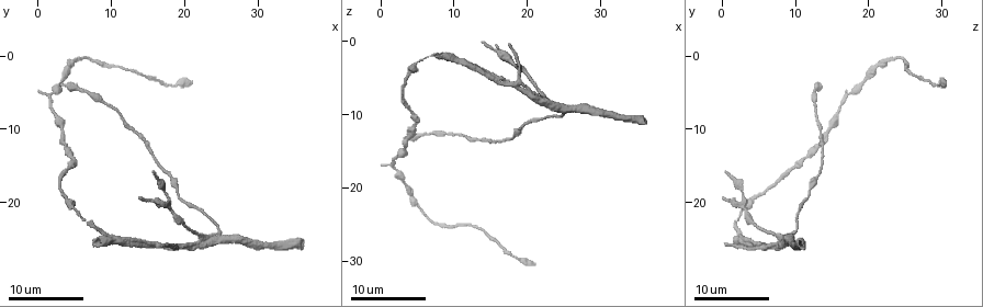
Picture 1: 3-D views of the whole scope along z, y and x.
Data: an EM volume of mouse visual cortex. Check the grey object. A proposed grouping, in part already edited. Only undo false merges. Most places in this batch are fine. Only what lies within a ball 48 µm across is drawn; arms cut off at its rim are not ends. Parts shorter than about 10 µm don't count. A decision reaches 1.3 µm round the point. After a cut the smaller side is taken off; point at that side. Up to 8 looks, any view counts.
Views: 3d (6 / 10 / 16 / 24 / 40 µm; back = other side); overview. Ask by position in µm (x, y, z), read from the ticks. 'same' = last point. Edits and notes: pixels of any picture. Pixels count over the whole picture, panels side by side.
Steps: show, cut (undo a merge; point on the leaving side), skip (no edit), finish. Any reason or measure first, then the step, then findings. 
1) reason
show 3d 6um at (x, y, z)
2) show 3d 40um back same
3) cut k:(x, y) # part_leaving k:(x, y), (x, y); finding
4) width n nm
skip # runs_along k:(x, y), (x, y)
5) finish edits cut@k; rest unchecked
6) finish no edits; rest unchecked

sudden change in width
show 3d 6um at (14.5, 3.0, 26.5)

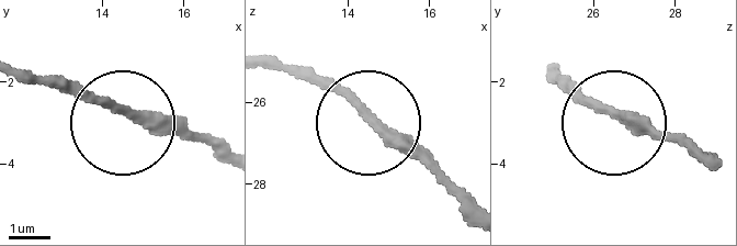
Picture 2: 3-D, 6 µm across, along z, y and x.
show 3d 6um back at (14.50, 2.70, 26.30)

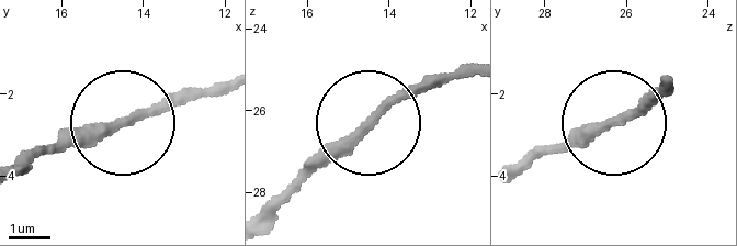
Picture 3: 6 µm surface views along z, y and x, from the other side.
skip # runs_along 3:(469, 78), (396, 96), (294, 190); one neuron here

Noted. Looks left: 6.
calibre changes
show 3d 6um at (11.5, 9.0, 13.0)

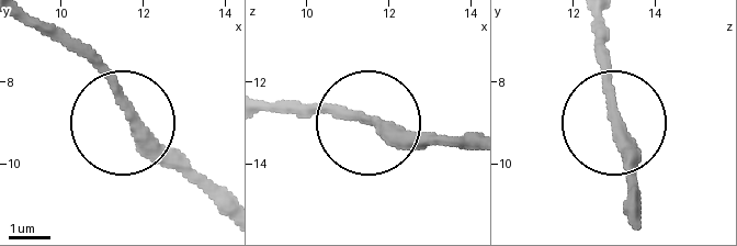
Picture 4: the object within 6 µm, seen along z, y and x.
show 3d 6um back at (11.70, 8.85, 12.95)

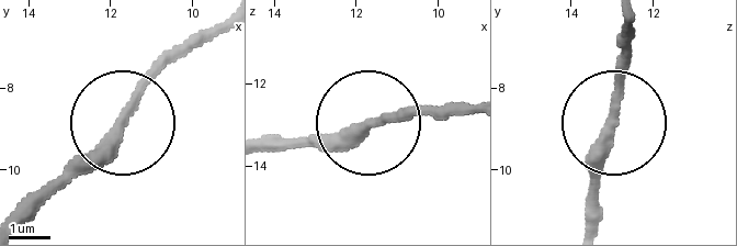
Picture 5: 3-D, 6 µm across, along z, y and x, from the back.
width 280 nm
skip # continuous, no second neuron

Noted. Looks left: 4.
thin neck
show 3d 10um at (3.5, 10.5, 14.5)

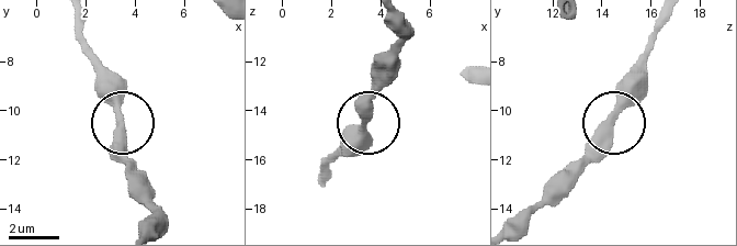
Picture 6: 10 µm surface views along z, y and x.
skip # all the same neuron

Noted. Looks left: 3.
calibre changes
show 3d 10um at (19.0, 18.0, 12.0)

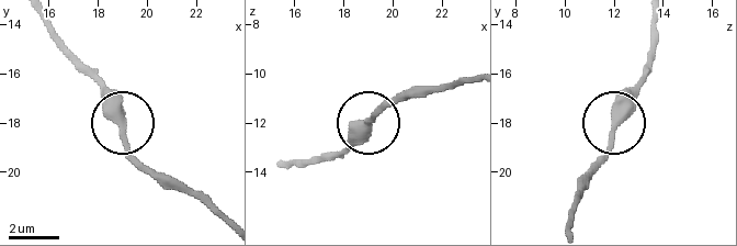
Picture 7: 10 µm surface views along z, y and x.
width 330 nm
skip # one neuron here

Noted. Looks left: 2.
finish no edits; rest unchecked

